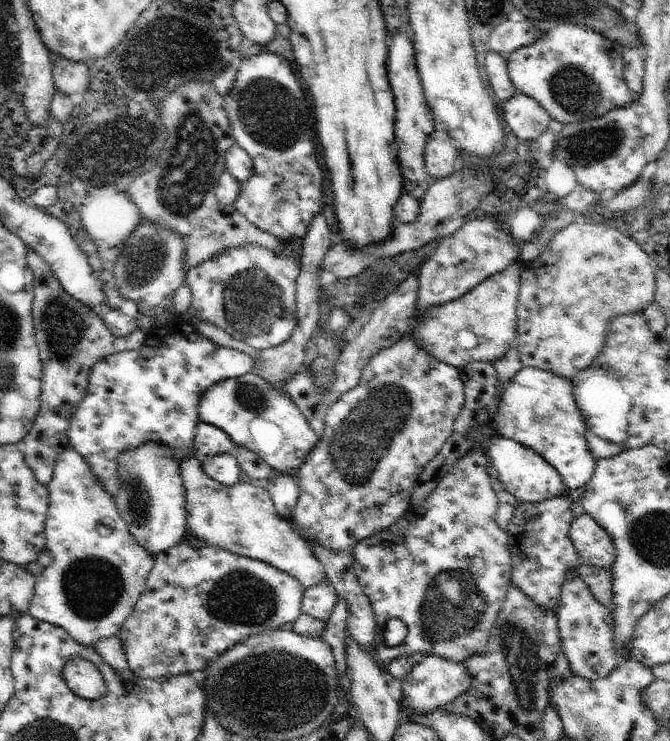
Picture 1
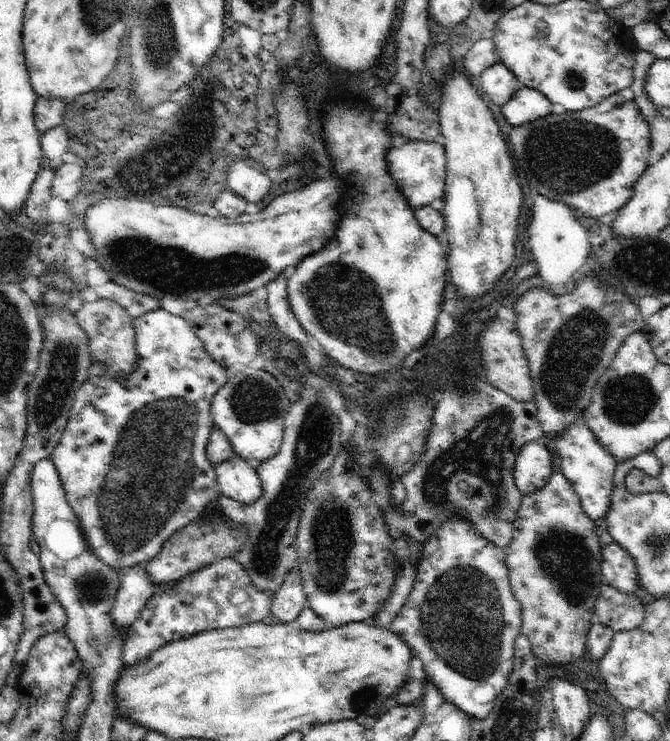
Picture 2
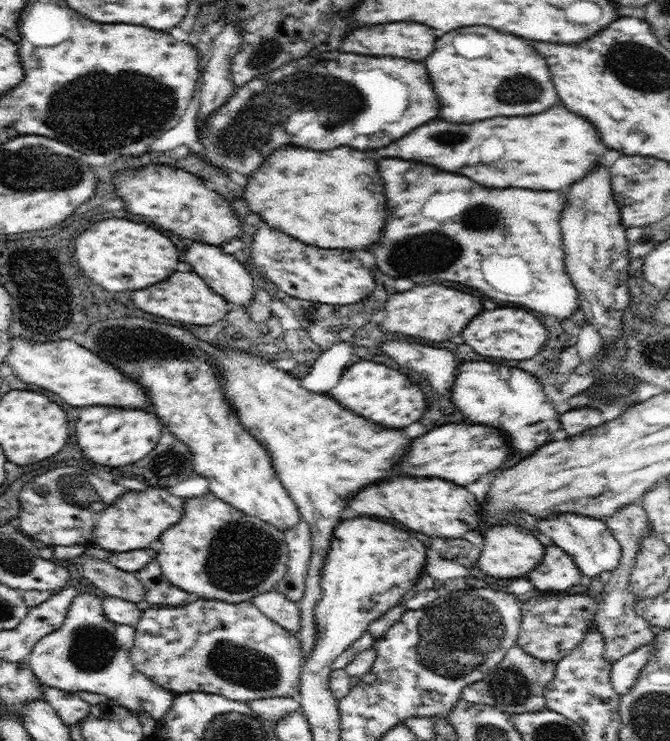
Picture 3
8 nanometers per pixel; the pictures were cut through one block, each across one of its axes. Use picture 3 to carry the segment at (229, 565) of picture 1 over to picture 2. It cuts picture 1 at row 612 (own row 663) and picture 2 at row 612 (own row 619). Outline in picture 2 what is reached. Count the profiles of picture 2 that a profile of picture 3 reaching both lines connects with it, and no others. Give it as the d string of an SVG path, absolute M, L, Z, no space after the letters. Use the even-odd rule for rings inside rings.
M227 557L183 577L172 589L154 594L125 634L121 660L125 667L137 665L171 641L210 631L269 621L275 592L257 590L246 570Z

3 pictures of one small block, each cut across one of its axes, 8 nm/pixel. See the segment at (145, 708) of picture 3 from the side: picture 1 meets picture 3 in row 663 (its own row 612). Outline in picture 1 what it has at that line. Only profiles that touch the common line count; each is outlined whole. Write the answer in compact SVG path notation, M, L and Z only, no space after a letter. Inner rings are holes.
M74 449L62 451L57 458L47 489L49 507L44 529L45 549L50 551L54 562L36 577L36 592L28 608L28 615L59 626L76 642L94 647L102 638L118 636L134 606L138 604L138 599L144 594L146 579L155 558L130 534L110 492L102 486L102 482L98 482L88 462Z

